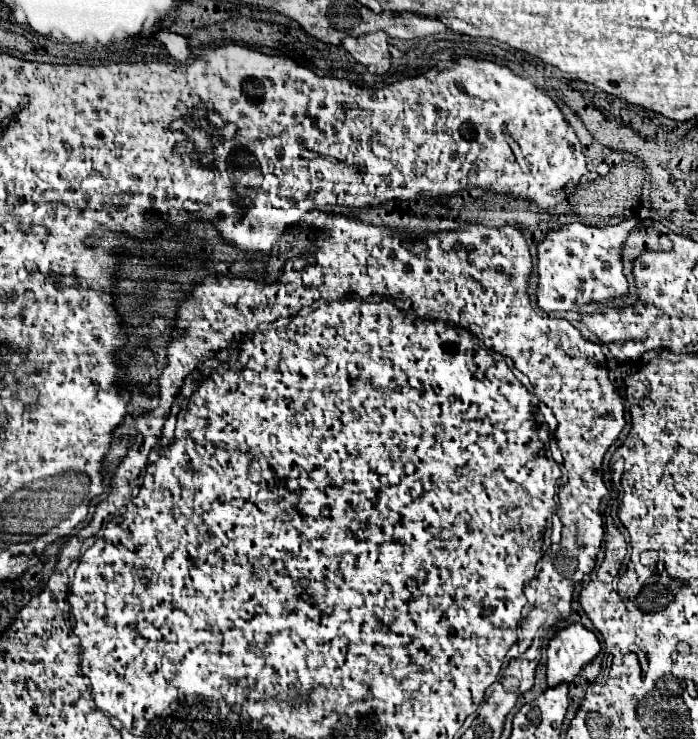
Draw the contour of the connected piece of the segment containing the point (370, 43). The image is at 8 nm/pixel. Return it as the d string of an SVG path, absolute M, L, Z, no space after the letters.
M386 32L366 34L362 38L344 38L342 46L360 64L374 66L376 74L384 74L390 68L390 46Z

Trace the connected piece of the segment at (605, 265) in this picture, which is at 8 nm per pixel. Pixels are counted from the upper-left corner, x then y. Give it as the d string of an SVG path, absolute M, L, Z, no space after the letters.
M624 220L618 226L586 226L574 222L554 230L538 244L538 306L542 312L570 312L584 304L608 302L628 294L628 280L622 272L622 246L628 234L642 228L642 220Z

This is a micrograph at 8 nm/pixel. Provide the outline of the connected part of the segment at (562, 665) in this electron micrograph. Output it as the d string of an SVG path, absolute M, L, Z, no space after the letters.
M580 624L558 630L548 644L548 686L572 684L580 670L590 664L600 652L594 632Z

